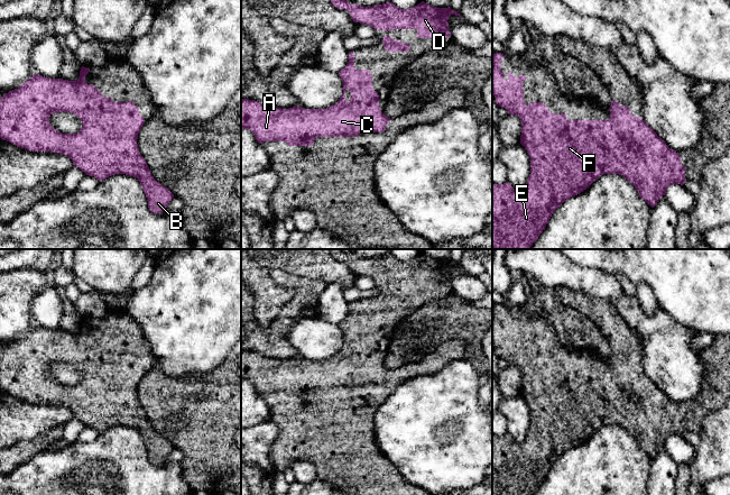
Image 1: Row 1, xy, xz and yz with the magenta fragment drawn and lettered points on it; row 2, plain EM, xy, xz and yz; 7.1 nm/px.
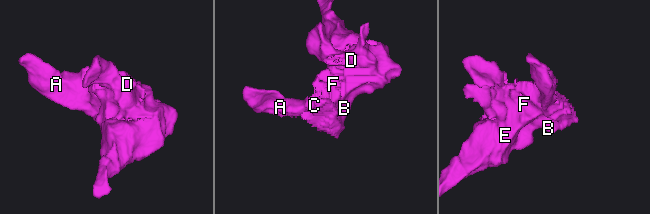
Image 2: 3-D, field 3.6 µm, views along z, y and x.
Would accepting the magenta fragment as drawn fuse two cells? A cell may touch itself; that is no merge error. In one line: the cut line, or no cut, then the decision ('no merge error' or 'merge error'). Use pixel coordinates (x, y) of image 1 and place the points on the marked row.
cut none; no merge error

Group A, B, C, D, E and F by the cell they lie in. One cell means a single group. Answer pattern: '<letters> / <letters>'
A B C D E F

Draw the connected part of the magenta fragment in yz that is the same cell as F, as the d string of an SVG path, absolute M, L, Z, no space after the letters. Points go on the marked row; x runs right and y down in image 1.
M501 53L492 54L492 94L496 98L496 102L499 107L505 108L509 114L518 116L521 121L521 136L520 144L527 150L530 157L530 174L526 183L525 189L518 192L512 189L510 183L506 182L503 184L492 183L492 249L530 249L533 244L538 239L546 224L548 223L554 211L566 200L575 196L586 190L598 177L603 174L619 174L622 175L628 182L630 182L638 191L641 199L644 199L652 208L654 208L658 200L666 194L666 190L671 184L681 184L685 182L685 166L681 164L681 156L675 150L671 149L665 141L657 136L657 134L639 117L632 116L631 111L626 106L620 106L618 101L611 101L610 106L610 118L608 120L567 120L566 113L557 114L552 113L545 103L532 101L527 106L524 101L524 89L523 82L527 79L525 75L519 77L514 76L511 73L507 73L506 76L509 79L506 81L503 79L505 74L501 72L501 58L507 55Z

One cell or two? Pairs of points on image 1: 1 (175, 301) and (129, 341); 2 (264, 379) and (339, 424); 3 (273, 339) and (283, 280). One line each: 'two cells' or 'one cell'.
1: two cells
2: one cell
3: one cell

